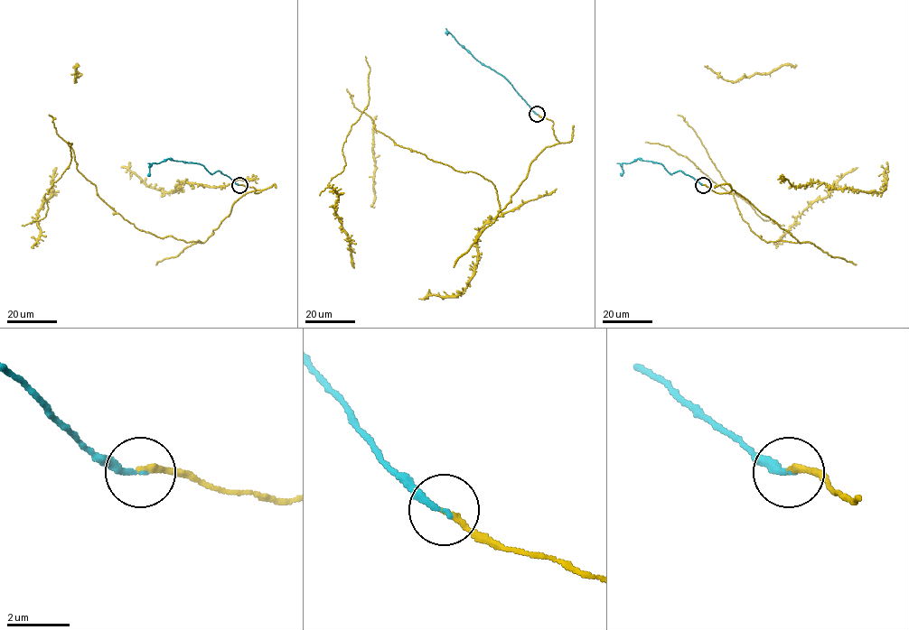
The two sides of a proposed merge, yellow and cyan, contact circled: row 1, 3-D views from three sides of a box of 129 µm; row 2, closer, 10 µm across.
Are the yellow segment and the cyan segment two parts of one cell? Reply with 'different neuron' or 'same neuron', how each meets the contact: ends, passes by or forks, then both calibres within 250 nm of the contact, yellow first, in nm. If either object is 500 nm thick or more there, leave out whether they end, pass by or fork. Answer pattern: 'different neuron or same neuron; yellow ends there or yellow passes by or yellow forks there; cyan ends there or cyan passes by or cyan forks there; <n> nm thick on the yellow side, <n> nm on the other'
same neuron; yellow ends there; cyan ends there; 180 nm thick on the yellow side, 200 nm on the other

